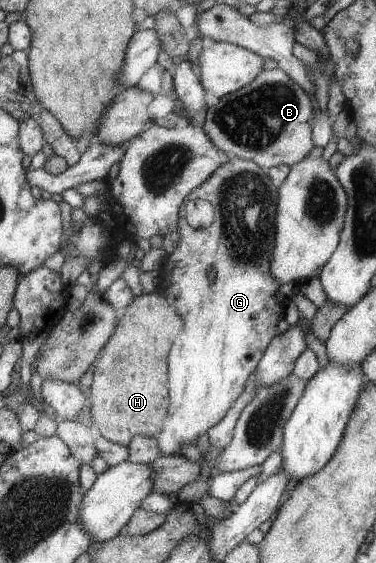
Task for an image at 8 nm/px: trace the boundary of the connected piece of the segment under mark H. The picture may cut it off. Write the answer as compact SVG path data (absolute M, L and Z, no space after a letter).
M159 291L135 296L119 313L115 331L94 361L87 396L90 420L105 439L127 446L133 436L155 438L161 431L170 400L165 359L183 325L180 315Z

